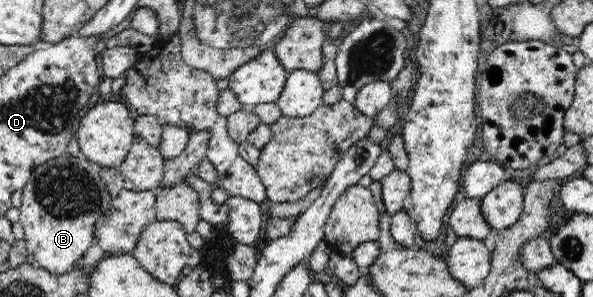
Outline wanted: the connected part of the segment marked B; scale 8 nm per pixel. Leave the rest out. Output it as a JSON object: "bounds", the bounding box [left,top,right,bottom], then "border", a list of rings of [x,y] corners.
{"bounds":[19,156,112,275],"border":[[[61,156],[43,163],[31,174],[31,178],[22,188],[22,203],[19,208],[19,223],[24,228],[24,241],[28,253],[33,254],[35,265],[50,273],[61,275],[71,272],[79,260],[96,242],[97,220],[105,216],[111,208],[112,196],[109,187],[101,177],[101,166],[84,156]]]}

